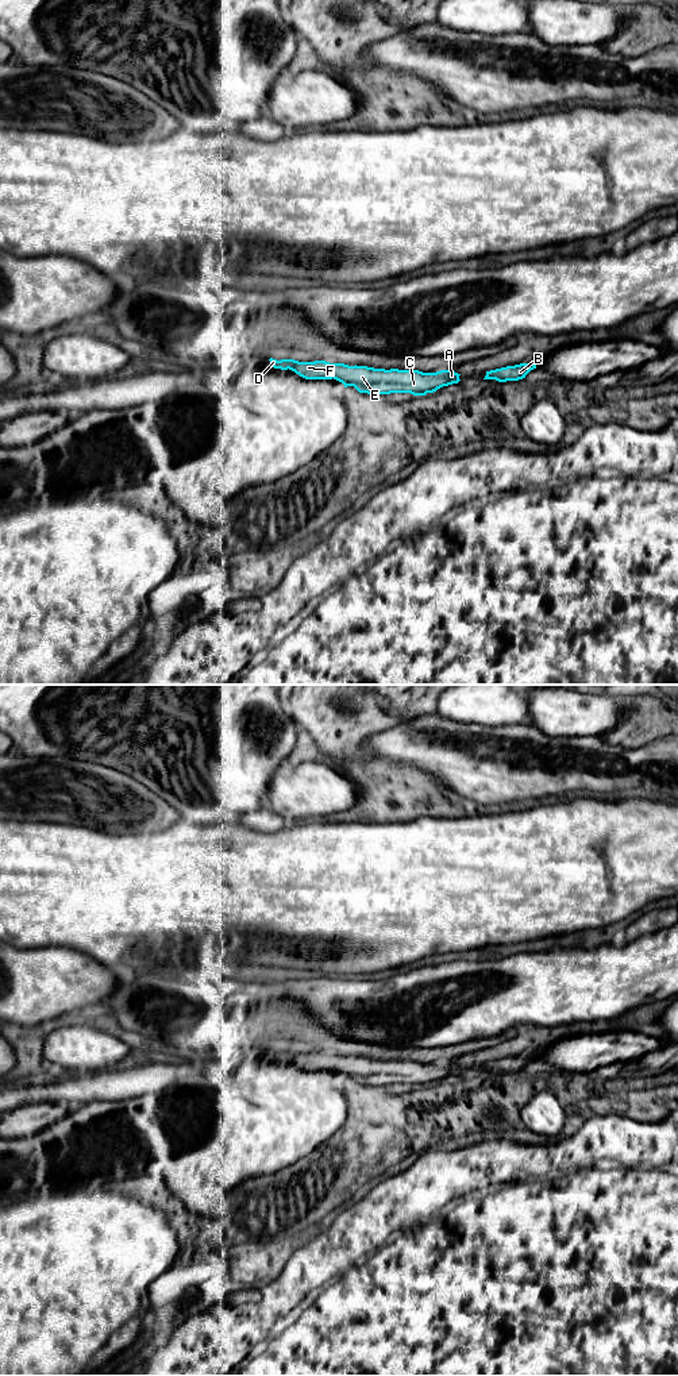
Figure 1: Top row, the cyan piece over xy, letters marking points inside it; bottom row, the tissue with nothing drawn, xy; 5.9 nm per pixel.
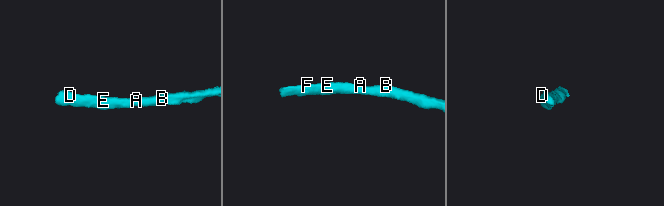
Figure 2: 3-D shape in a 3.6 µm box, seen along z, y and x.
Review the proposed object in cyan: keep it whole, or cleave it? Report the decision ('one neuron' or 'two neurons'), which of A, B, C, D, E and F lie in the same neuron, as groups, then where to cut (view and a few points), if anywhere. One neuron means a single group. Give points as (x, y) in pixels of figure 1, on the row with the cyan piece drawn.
one neuron; A B C D E F; no cut

